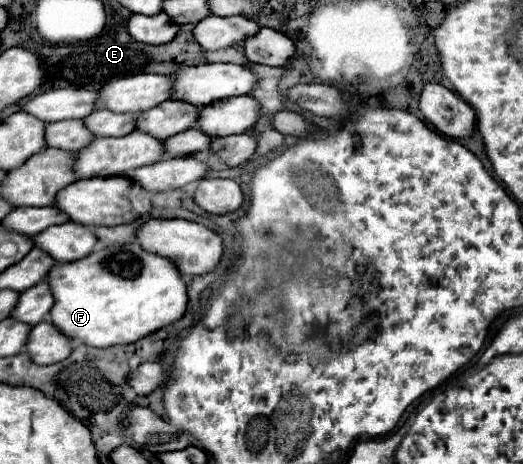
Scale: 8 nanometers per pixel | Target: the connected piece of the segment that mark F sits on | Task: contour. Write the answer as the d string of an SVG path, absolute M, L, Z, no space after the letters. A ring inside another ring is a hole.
M137 242L123 244L123 246L109 246L103 250L95 250L89 256L67 262L55 264L47 274L47 284L55 298L55 304L49 312L49 322L61 330L71 340L81 340L87 346L95 348L109 348L115 344L131 344L147 334L179 320L187 308L187 286L181 280L181 274L173 268L173 262L159 258L157 254L145 252Z

